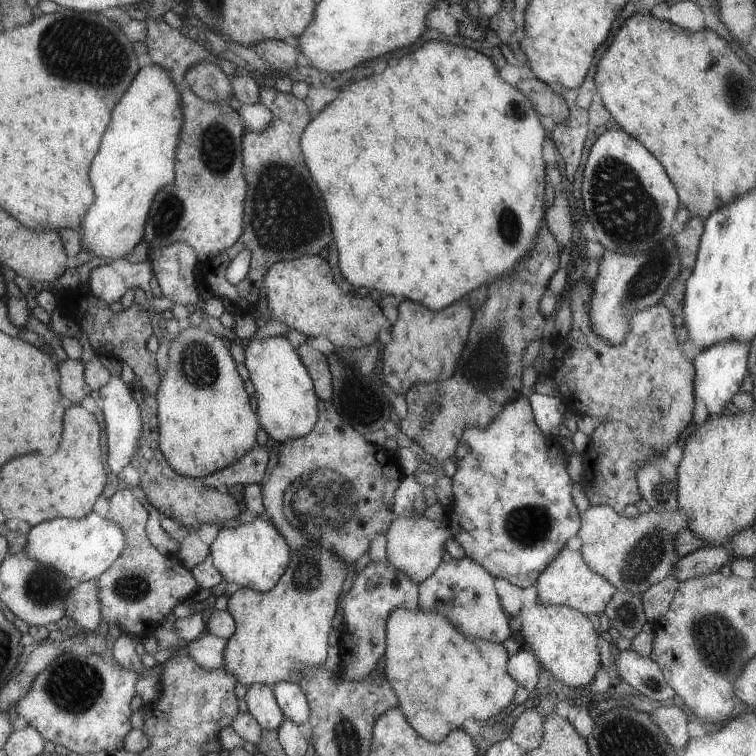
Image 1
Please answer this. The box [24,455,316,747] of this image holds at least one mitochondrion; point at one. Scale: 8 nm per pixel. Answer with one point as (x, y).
(73, 685)

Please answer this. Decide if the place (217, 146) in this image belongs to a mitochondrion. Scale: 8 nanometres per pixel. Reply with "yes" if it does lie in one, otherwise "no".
yes

